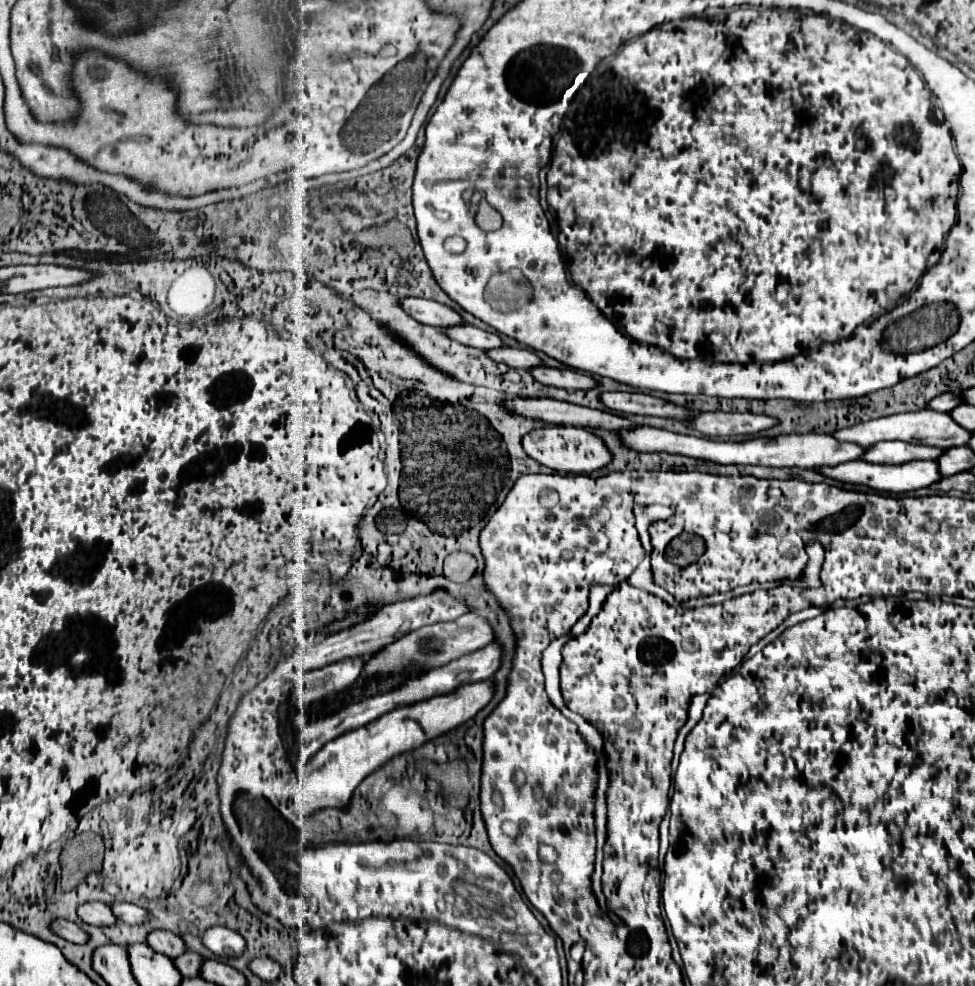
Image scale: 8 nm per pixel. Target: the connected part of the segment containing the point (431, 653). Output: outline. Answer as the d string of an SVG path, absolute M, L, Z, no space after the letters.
M464 614L460 616L458 620L452 620L452 622L438 622L434 626L424 626L424 628L418 628L410 634L406 634L404 638L400 638L398 642L382 648L366 666L364 666L364 672L362 672L362 678L374 674L374 672L390 672L390 674L396 674L400 670L410 670L412 666L426 666L428 670L430 668L436 668L436 666L444 666L464 654L470 654L486 644L490 644L494 640L494 630L490 626L490 622L478 614Z

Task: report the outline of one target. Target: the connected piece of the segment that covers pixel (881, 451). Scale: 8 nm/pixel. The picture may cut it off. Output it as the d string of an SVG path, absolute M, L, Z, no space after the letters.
M878 442L878 446L868 448L862 460L872 464L906 464L910 460L934 460L940 458L942 450L922 444L906 444L906 442Z

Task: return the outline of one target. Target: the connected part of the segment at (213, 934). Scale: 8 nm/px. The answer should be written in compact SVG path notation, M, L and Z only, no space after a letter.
M224 926L208 928L204 932L202 940L210 952L214 952L216 956L222 956L222 958L238 958L246 950L246 940L238 932L224 928Z

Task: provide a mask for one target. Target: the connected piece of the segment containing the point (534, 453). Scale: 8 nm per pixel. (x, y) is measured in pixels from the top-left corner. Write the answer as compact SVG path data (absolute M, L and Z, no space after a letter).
M552 426L552 428L532 430L522 440L522 446L530 458L534 458L536 462L540 462L556 472L590 474L590 472L596 472L610 464L610 450L602 442L602 438L598 438L596 434L592 434L584 428L576 428L576 426Z

